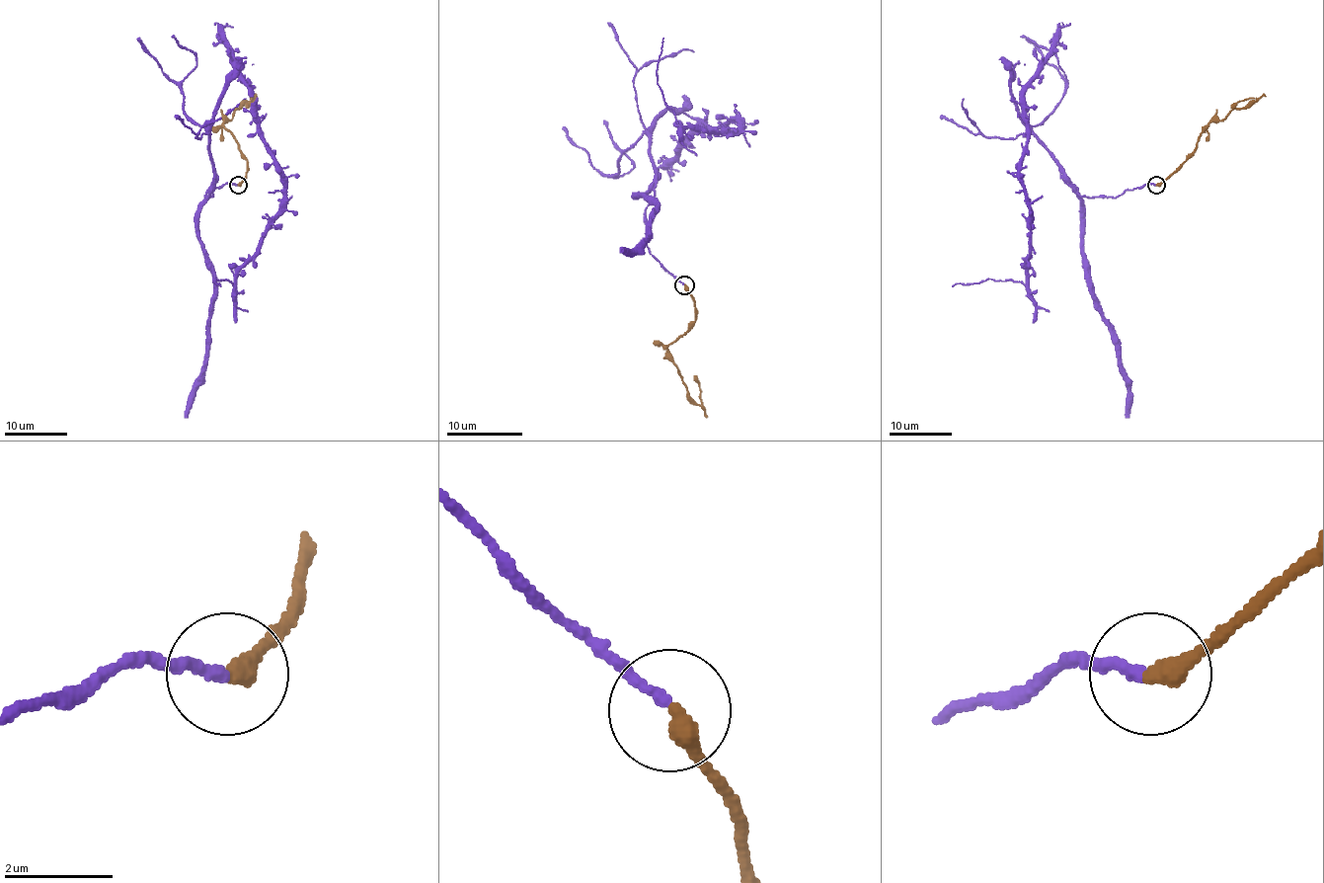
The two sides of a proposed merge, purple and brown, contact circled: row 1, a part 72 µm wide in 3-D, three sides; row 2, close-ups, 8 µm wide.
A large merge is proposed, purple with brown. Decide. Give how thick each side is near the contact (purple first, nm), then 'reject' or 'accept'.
calibres 200 and 360 nm; accept

